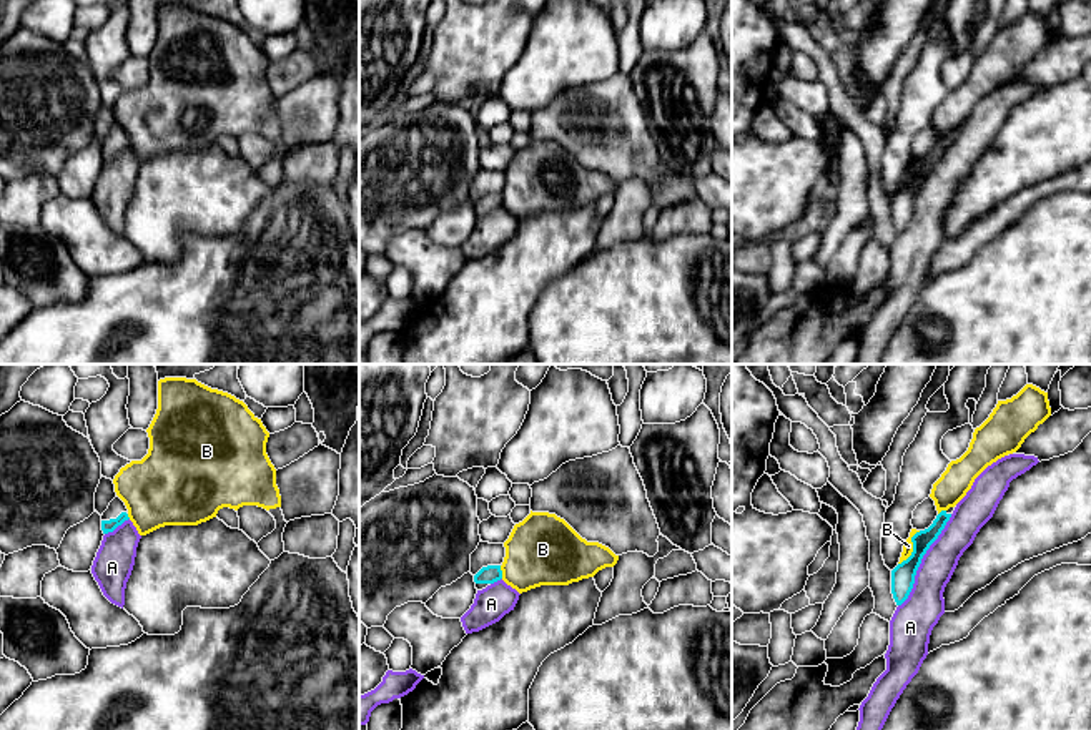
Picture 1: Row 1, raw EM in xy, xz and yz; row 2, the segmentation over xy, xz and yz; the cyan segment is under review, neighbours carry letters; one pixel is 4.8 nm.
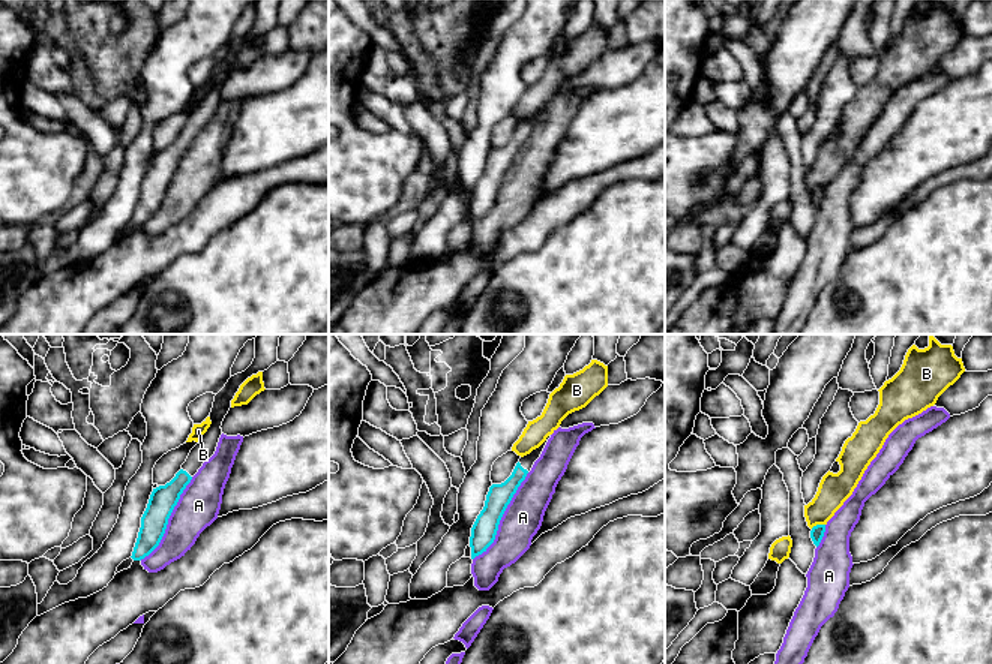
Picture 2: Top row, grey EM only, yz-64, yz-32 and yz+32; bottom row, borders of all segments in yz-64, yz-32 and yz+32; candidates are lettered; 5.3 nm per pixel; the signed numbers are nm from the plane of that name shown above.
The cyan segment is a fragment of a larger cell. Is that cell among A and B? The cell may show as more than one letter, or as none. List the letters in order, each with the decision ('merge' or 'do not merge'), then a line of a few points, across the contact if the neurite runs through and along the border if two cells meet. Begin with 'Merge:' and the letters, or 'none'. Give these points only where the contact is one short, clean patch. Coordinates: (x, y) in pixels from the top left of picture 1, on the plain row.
Merge: none
A: do not merge
B: do not merge; line yz (920, 158), (912, 165), (912, 180), (898, 192)

